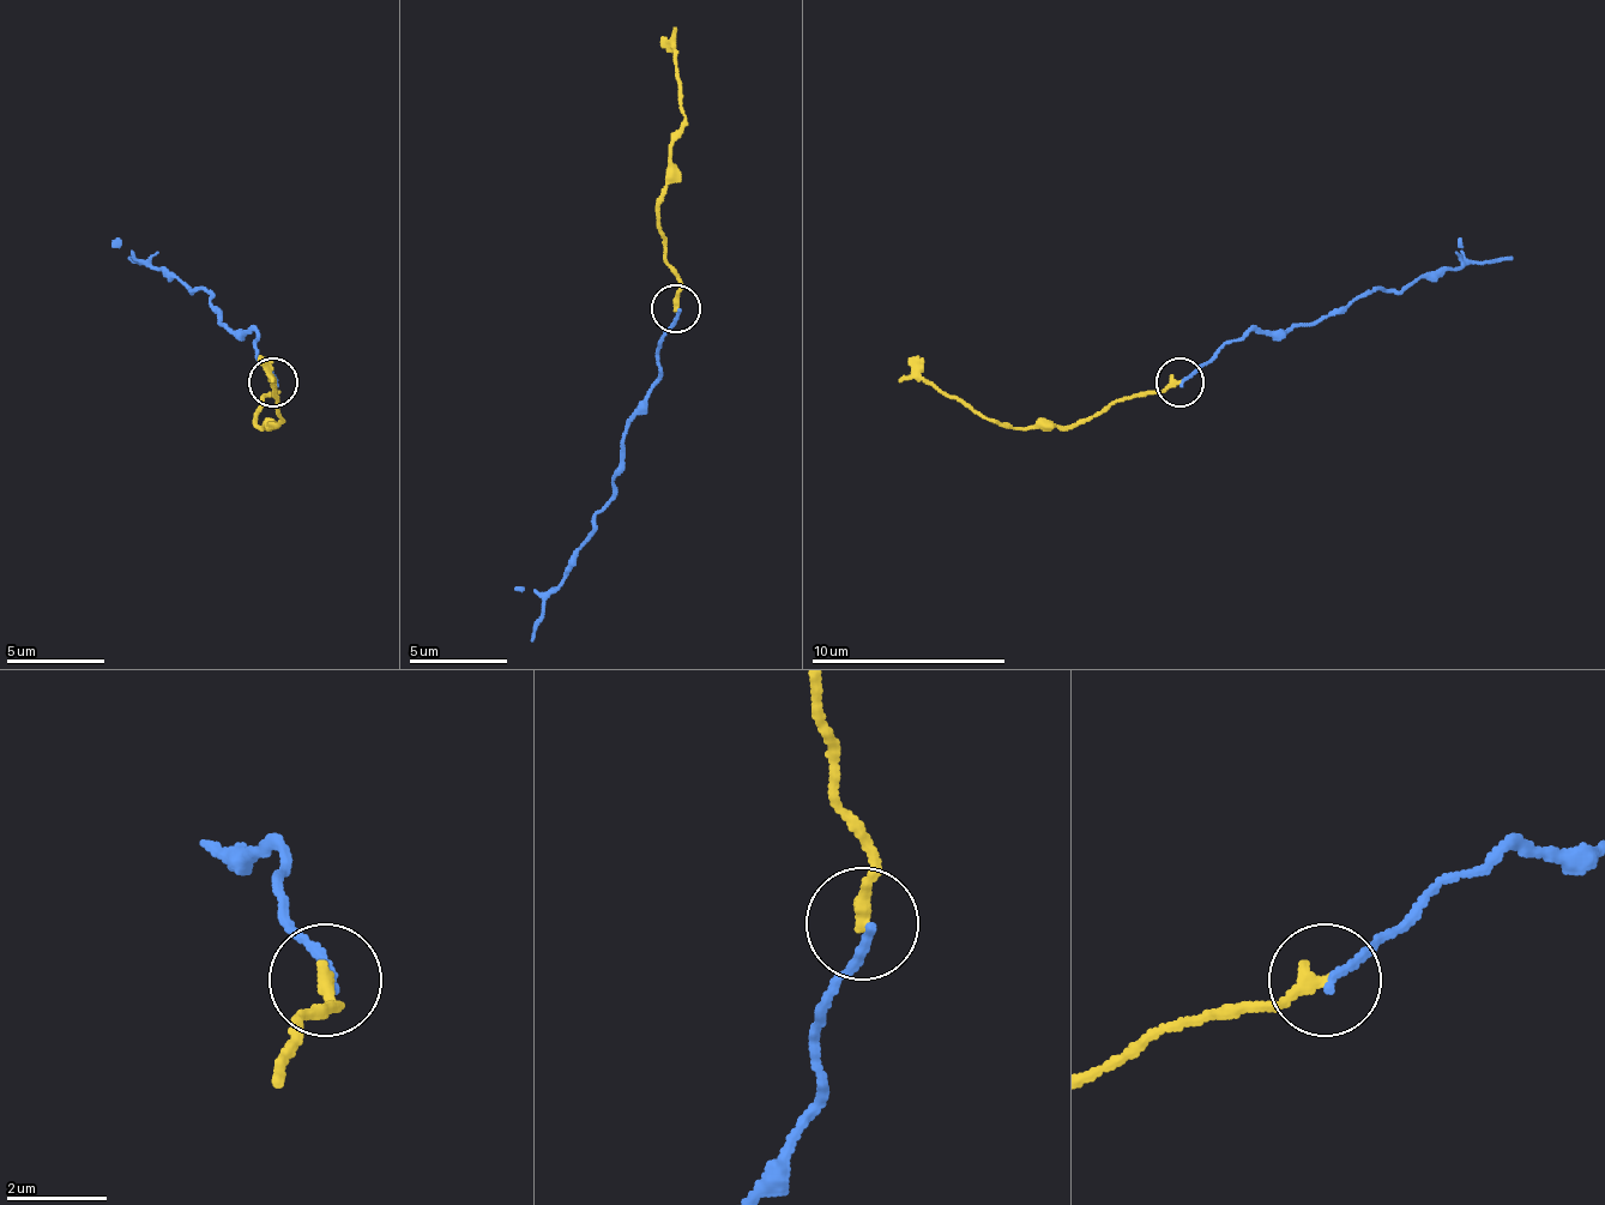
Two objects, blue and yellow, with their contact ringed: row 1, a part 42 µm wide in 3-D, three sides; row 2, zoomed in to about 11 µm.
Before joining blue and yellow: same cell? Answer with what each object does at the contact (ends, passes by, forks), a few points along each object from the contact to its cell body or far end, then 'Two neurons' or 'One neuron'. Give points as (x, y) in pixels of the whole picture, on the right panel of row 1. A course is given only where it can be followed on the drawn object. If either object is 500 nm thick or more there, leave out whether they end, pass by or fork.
At the ring blue ends. At the ring yellow ends. Course of blue: (1183, 380), (1228, 342), (1335, 317), (1379, 288), (1404, 293), (1467, 263), (1510, 258). Course of yellow: (1178, 380), (1145, 390), (1129, 401), (1110, 401), (1075, 425), (1012, 429), (948, 401), (910, 356). One neuron

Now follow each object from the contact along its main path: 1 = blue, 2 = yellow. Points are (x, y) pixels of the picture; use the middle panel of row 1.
1: (675, 312), (645, 410), (626, 429), (626, 464), (596, 532), (548, 596), (532, 639)
2: (675, 307), (680, 273), (665, 258), (659, 204), (670, 140), (685, 116), (675, 53), (659, 38)

